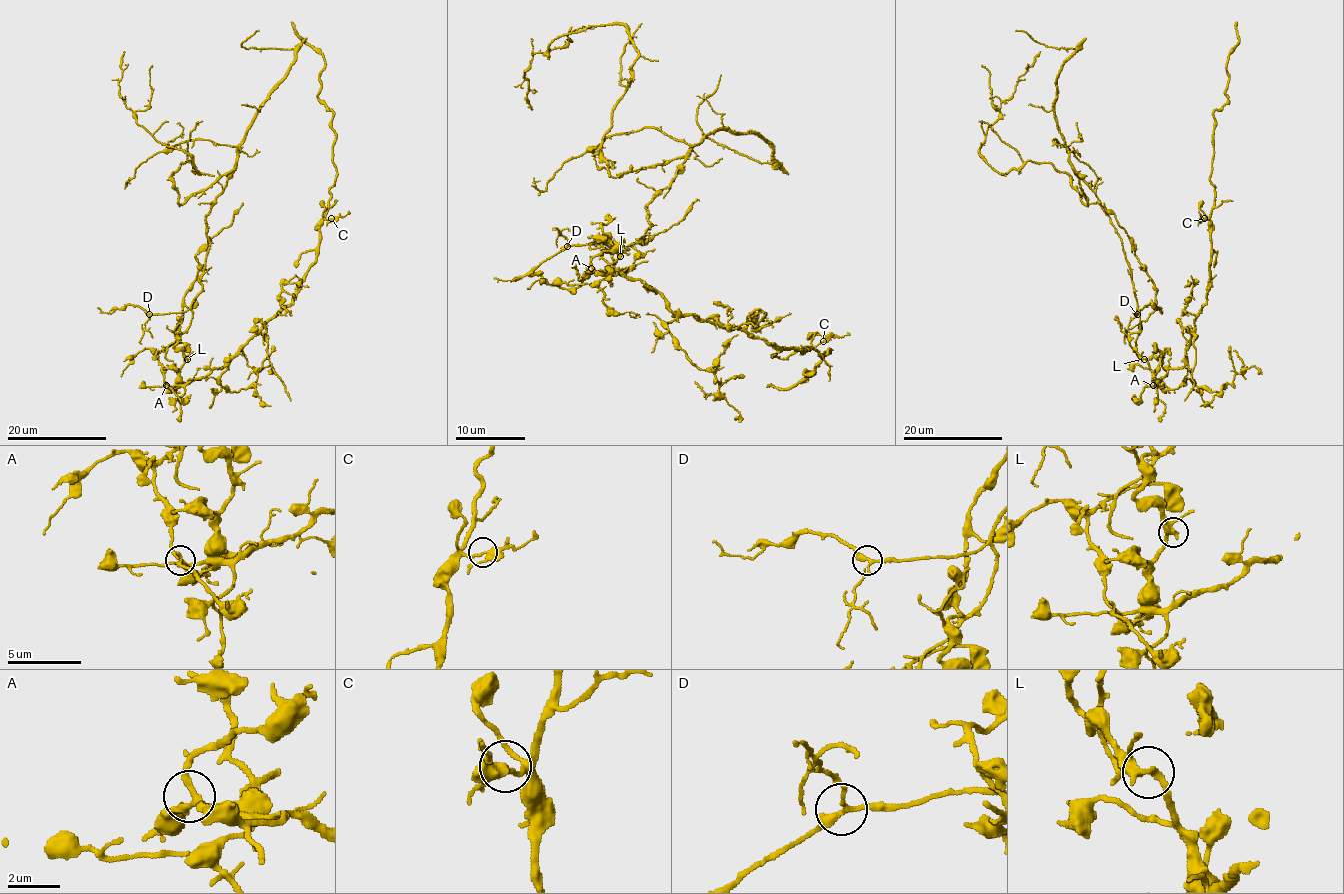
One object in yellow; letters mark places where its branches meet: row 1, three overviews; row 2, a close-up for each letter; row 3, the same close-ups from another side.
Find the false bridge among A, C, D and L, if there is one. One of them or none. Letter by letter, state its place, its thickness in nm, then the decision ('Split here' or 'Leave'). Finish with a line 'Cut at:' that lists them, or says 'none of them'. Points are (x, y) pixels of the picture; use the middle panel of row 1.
A: Place: (591, 268). Thickness 220 nm. Leave
C: Place: (823, 341). Thickness 280 nm. Leave
D: Place: (567, 246). Thickness 240 nm. Leave
L: Place: (620, 256). Thickness 260 nm. Leave
Cut at: none of them

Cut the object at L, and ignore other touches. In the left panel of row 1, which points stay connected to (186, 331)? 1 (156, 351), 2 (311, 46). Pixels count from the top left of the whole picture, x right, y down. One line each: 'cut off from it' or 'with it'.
1: cut off from it
2: cut off from it

